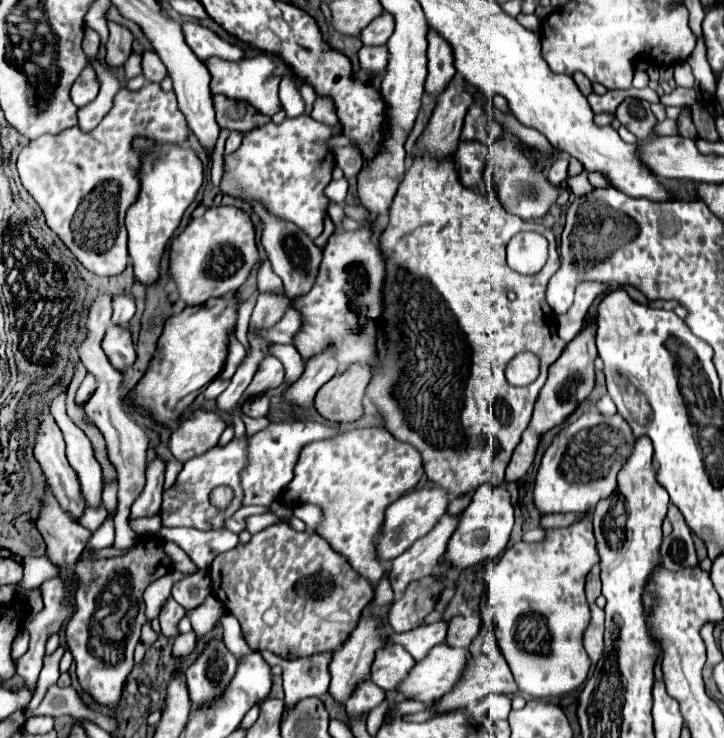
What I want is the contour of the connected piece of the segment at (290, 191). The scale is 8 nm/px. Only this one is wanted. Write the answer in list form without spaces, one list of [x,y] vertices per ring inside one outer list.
[[[310,116],[286,118],[282,124],[268,122],[246,134],[240,148],[224,156],[224,176],[220,190],[236,198],[260,200],[272,214],[294,222],[314,240],[322,234],[324,214],[329,200],[324,195],[326,184],[330,182],[330,168],[334,164],[334,154],[326,146],[326,140],[342,134],[342,128],[334,130],[326,124],[314,122]]]

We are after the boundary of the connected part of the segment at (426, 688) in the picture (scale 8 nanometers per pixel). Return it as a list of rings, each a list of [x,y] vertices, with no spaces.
[[[448,644],[434,646],[426,658],[418,660],[406,680],[396,688],[404,698],[430,702],[444,696],[462,676],[466,652]]]

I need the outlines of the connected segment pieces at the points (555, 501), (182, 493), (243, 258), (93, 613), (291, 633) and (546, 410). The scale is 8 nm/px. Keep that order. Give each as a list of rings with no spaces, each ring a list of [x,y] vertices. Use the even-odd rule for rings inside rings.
[[[592,410],[576,422],[562,428],[546,448],[534,480],[534,506],[542,514],[554,512],[588,512],[598,500],[616,492],[616,474],[630,456],[634,434],[620,416],[602,416]]]
[[[246,436],[242,440],[234,438],[230,444],[214,446],[206,454],[196,456],[184,464],[174,486],[164,492],[164,502],[160,510],[164,526],[188,526],[188,528],[198,528],[198,530],[224,528],[224,520],[230,518],[232,512],[236,512],[242,506],[240,470],[248,464],[246,440],[248,440]],[[218,486],[229,486],[234,492],[234,498],[226,510],[218,510],[210,502],[210,492]]]
[[[212,206],[200,218],[194,218],[170,244],[170,280],[176,284],[180,300],[186,306],[204,304],[208,298],[220,298],[236,292],[250,270],[258,264],[256,232],[252,220],[234,206]]]
[[[150,538],[142,546],[144,552],[128,552],[128,556],[110,560],[82,560],[76,564],[82,586],[76,596],[76,612],[66,628],[66,640],[74,654],[80,686],[102,706],[118,704],[126,676],[134,666],[134,646],[140,640],[142,624],[146,624],[142,592],[150,582],[172,570],[172,560],[158,540]]]
[[[286,522],[272,524],[258,534],[252,534],[248,544],[238,544],[234,550],[222,552],[210,564],[208,574],[212,594],[238,618],[248,646],[252,650],[270,650],[286,660],[292,660],[292,654],[294,658],[300,658],[314,652],[336,650],[358,626],[368,600],[374,598],[370,582],[358,576],[344,556],[334,552],[324,538],[314,532],[296,532]],[[268,610],[274,610],[276,614],[274,620],[266,622]]]
[[[594,324],[586,326],[572,342],[568,342],[566,350],[562,352],[562,356],[550,366],[548,370],[548,380],[538,396],[538,404],[534,406],[534,416],[530,420],[530,428],[526,428],[526,432],[522,434],[522,440],[518,444],[518,448],[514,450],[514,456],[506,468],[506,482],[516,482],[520,480],[526,470],[532,466],[540,436],[544,432],[548,432],[550,428],[562,424],[574,410],[576,406],[588,398],[588,394],[594,388],[594,358],[598,356],[596,352],[596,344],[594,344]]]

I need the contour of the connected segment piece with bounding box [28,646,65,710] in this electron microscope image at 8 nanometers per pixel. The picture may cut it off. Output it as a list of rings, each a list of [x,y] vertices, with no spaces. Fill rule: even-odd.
[[[59,646],[58,650],[55,650],[52,656],[46,656],[46,658],[43,659],[43,667],[39,674],[36,691],[28,704],[30,710],[34,710],[39,706],[42,698],[44,698],[46,694],[46,688],[58,680],[58,676],[60,676],[60,672],[58,672],[58,662],[60,662],[64,652],[65,649]]]

